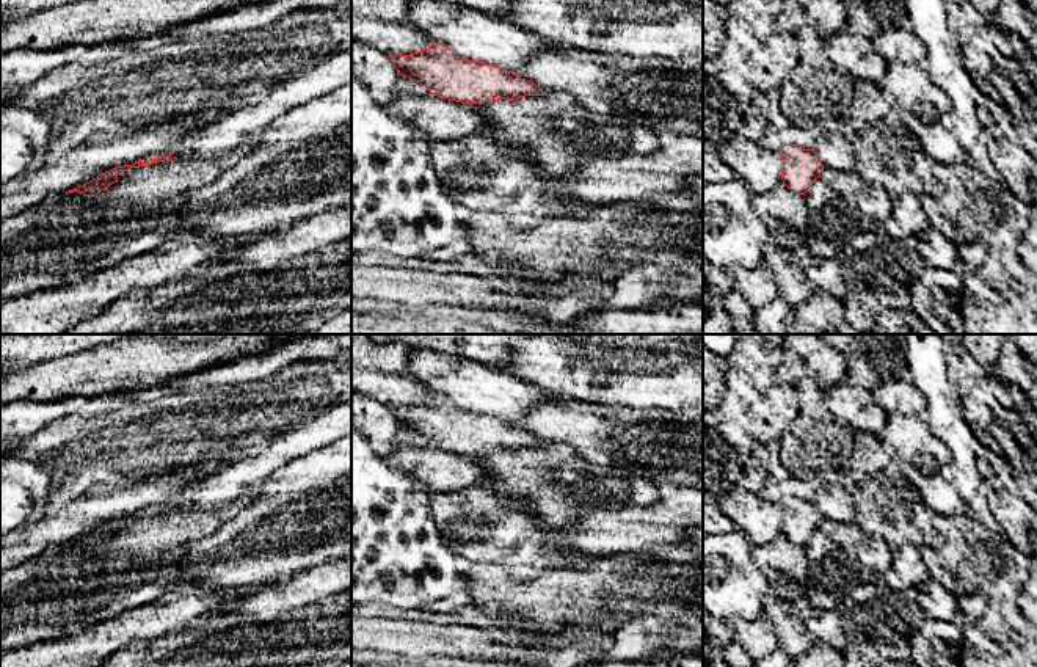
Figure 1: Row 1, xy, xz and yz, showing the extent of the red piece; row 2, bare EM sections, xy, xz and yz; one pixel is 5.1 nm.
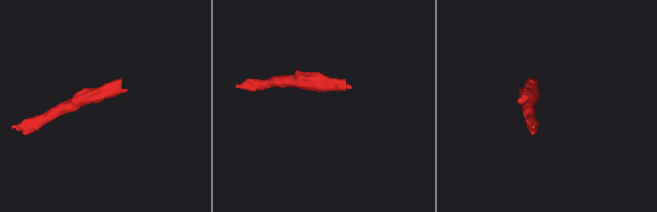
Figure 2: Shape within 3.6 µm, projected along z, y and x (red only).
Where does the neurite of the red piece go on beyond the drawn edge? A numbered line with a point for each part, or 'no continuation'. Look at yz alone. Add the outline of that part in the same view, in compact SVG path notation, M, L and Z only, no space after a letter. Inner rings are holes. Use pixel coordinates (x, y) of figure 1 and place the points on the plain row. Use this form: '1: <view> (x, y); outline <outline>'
no continuation

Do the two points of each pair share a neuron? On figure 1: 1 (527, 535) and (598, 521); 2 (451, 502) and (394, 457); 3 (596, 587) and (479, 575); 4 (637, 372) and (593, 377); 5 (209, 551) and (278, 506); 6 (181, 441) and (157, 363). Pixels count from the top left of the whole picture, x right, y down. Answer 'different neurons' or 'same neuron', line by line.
1: different neurons
2: different neurons
3: same neuron
4: same neuron
5: same neuron
6: different neurons

